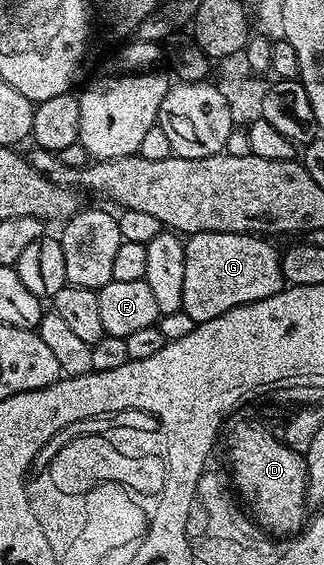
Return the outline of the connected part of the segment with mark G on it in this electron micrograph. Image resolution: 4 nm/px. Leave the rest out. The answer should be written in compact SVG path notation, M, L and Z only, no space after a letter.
M205 231L185 240L182 310L197 325L284 289L282 257L271 240L241 231Z

